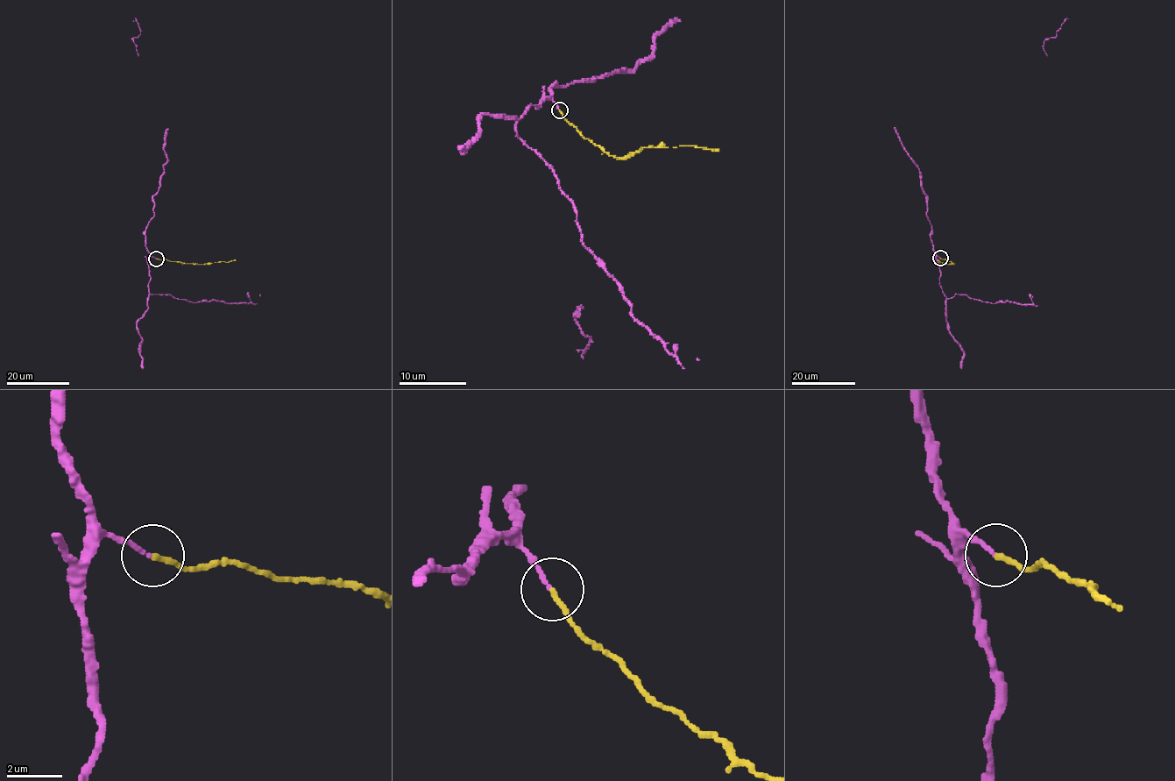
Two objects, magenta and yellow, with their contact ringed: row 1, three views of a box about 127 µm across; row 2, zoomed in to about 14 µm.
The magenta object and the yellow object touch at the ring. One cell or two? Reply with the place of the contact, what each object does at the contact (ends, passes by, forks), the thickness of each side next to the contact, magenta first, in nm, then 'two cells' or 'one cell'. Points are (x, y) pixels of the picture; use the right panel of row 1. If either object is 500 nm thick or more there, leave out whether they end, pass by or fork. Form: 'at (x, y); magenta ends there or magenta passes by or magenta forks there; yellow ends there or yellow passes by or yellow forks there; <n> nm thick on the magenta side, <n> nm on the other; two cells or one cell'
at (940, 258); magenta ends there; yellow ends there; 160 nm thick on the magenta side, 200 nm on the other; one cell

